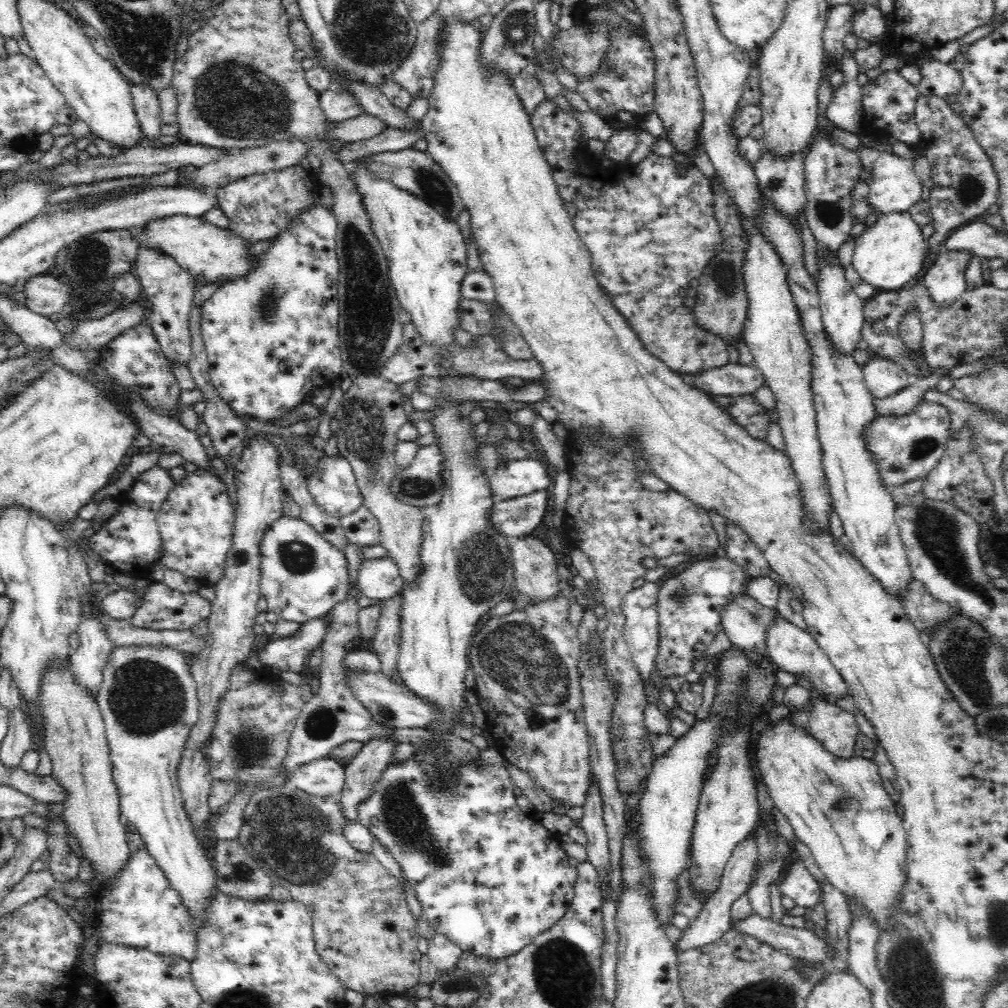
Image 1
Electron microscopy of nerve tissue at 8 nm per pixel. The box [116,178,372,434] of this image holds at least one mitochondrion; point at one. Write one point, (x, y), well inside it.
(269, 297)

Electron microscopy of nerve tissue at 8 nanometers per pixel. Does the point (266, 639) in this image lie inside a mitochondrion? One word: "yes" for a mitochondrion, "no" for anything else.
no

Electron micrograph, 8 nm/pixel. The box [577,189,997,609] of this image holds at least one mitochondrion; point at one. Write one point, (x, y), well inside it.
(938, 534)

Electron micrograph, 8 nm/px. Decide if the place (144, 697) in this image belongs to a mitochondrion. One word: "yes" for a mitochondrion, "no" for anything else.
yes

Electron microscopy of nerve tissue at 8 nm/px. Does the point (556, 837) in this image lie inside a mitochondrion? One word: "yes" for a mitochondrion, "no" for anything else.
no

